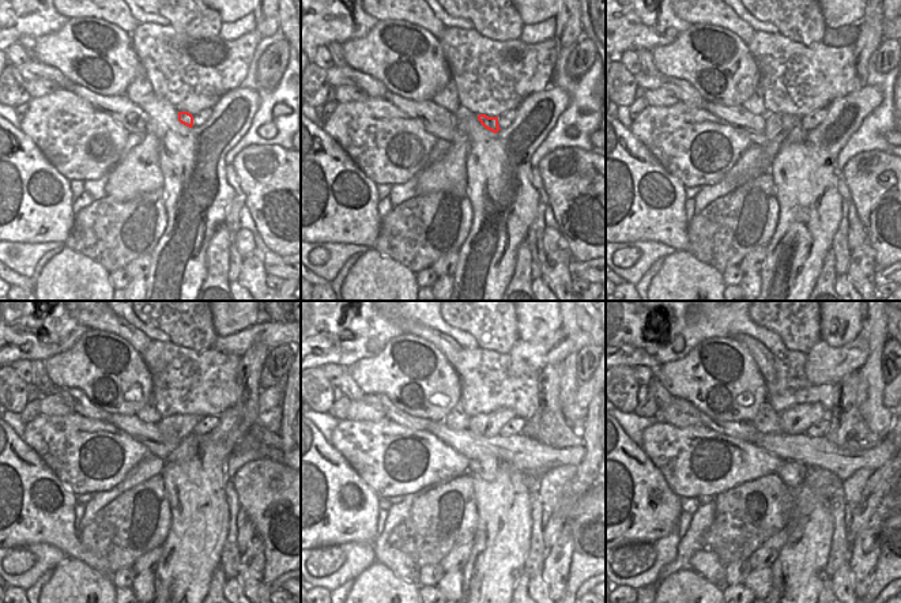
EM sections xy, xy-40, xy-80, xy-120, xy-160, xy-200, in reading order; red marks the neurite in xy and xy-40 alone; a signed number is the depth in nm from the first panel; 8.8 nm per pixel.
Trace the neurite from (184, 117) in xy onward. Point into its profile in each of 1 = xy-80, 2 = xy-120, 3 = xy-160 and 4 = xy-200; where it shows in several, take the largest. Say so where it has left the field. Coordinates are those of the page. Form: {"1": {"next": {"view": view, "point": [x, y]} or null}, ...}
{"1": {"next": {"view": "xy-80", "point": [798, 134]}}, "2": {"next": {"view": "xy-120", "point": [188, 448]}}, "3": {"next": {"view": "xy-160", "point": [486, 467]}}, "4": {"next": {"view": "xy-200", "point": [792, 473]}}}

